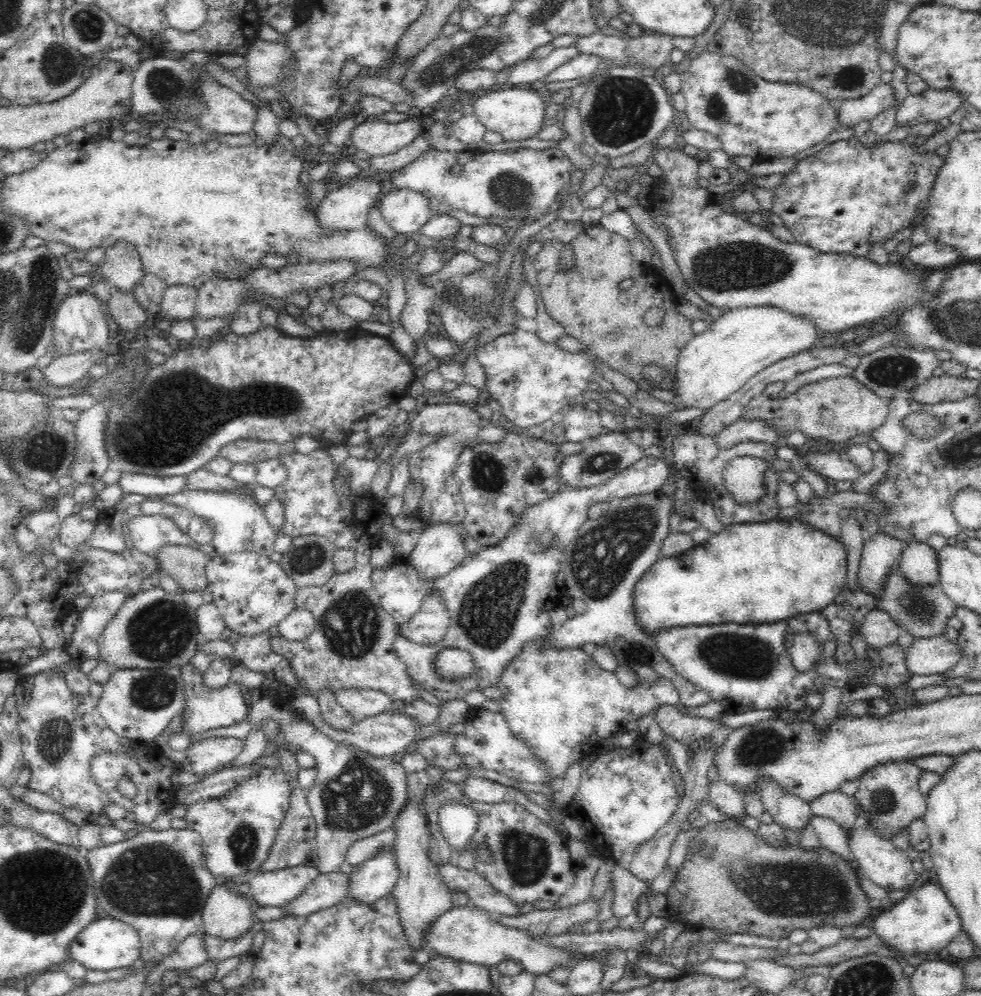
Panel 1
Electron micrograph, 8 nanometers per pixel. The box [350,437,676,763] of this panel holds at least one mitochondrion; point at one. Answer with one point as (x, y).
(602, 558)

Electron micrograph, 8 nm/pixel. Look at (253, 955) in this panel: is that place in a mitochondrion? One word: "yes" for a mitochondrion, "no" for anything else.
no

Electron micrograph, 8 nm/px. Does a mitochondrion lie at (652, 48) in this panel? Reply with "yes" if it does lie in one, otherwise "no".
no

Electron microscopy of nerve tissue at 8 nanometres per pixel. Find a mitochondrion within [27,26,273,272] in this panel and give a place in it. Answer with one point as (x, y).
(58, 65)

